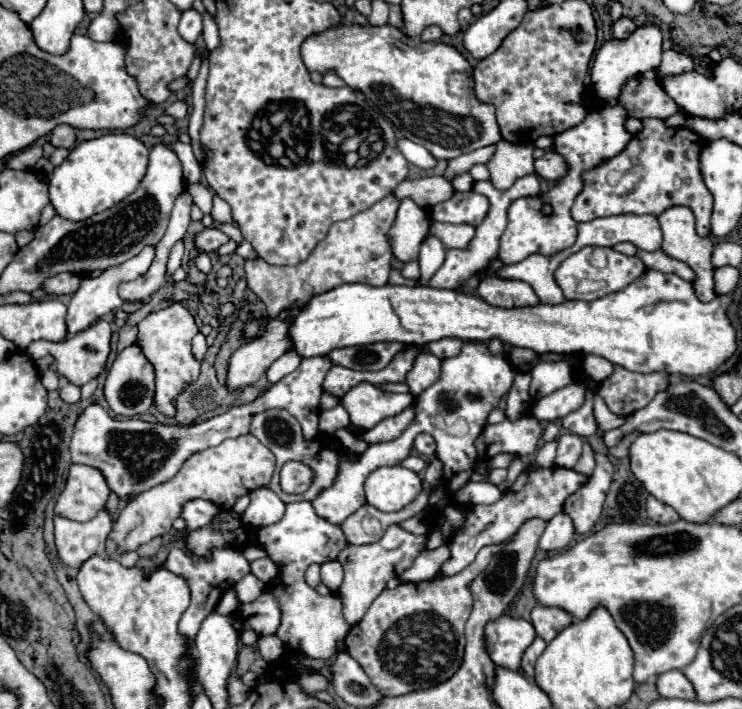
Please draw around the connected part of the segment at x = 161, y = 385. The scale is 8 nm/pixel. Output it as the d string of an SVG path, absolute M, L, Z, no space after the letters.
M172 303L166 309L150 313L146 319L140 321L138 327L140 327L138 343L140 343L146 359L156 369L156 399L154 399L154 403L160 409L160 413L174 417L176 415L176 409L174 409L176 395L188 383L196 381L200 375L200 361L196 361L196 357L192 355L192 349L190 349L190 341L198 333L198 325L196 325L194 317L190 315L190 311L182 303Z

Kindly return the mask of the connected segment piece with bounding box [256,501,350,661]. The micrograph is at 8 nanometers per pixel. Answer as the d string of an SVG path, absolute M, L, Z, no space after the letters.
M300 501L288 503L286 513L278 523L256 529L256 539L260 539L260 549L264 549L266 555L278 565L278 575L270 583L270 591L276 595L282 613L276 635L290 651L300 651L306 657L330 661L338 653L336 645L346 637L350 625L342 617L342 603L338 595L318 595L304 581L304 571L314 561L334 561L338 557L338 553L348 545L342 529L318 517L310 501Z

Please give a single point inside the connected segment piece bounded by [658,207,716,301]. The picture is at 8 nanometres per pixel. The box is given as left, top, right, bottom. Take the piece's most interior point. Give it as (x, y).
(681, 241)

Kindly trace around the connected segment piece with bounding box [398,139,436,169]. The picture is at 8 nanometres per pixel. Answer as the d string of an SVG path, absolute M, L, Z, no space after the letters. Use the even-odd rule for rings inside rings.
M398 139L398 149L406 157L406 161L410 161L422 169L430 169L436 165L436 159L424 147L420 147L418 143L412 143L410 139Z

